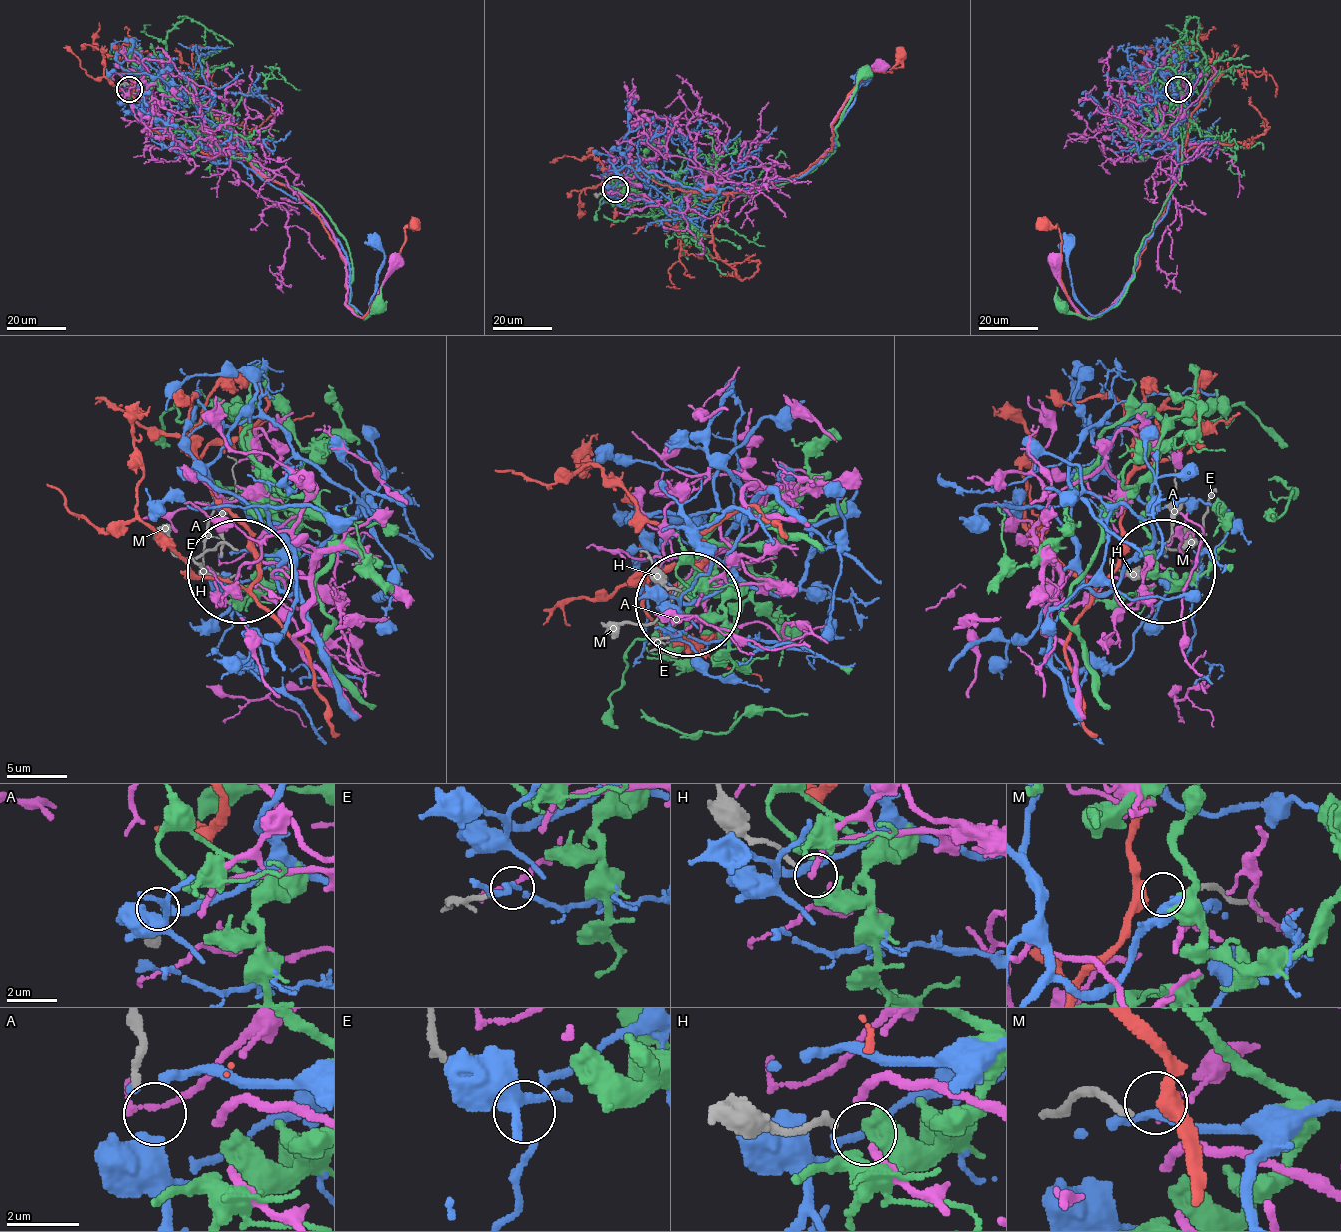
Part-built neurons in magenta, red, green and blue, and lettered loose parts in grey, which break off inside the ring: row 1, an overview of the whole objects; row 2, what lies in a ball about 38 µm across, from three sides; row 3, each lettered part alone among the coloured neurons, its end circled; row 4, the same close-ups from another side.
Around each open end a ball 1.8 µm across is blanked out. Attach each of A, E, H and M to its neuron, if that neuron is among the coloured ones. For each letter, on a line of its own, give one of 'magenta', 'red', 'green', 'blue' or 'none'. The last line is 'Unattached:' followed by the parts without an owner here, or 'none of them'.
A: none
E: none
H: green
M: red
Unattached: A, E

